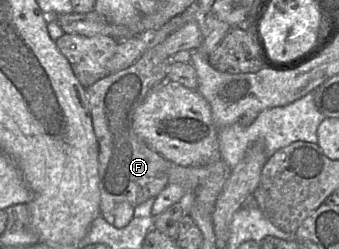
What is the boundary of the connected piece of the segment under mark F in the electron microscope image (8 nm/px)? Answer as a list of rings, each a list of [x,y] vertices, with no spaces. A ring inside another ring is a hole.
[[[176,16],[156,31],[148,33],[149,48],[144,54],[125,70],[109,74],[86,88],[90,107],[93,130],[98,142],[98,176],[100,190],[100,216],[114,226],[113,210],[119,203],[127,202],[133,207],[155,198],[169,183],[168,170],[174,164],[150,148],[133,131],[132,114],[149,92],[160,83],[166,81],[167,58],[163,58],[163,42],[166,38],[183,25],[182,16]]]

